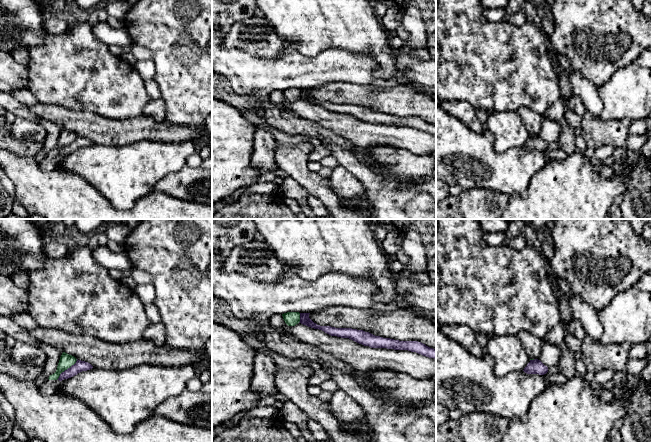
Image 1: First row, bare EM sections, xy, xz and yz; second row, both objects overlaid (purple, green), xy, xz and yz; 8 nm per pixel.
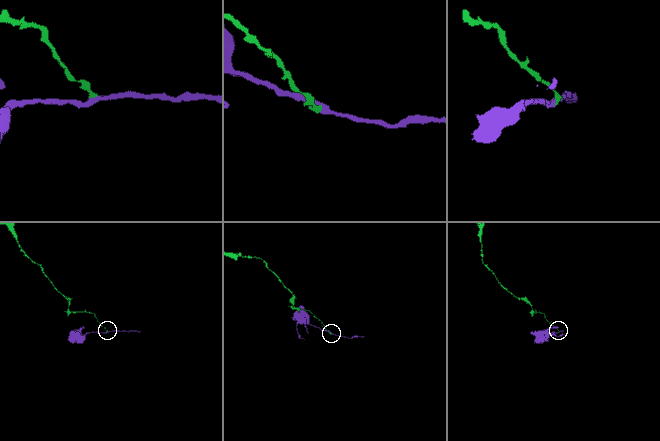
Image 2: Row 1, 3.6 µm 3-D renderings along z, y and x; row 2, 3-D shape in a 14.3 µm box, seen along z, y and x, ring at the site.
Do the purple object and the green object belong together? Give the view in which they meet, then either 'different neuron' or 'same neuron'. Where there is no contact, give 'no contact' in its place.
contact in xy; different neuron

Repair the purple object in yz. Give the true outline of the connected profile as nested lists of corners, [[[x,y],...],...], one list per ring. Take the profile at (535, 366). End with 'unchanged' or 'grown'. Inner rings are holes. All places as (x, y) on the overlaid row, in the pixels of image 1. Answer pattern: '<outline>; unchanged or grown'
[[[534,359],[530,360],[523,371],[527,374],[544,375],[548,372],[548,367],[545,366],[540,360]]]; unchanged

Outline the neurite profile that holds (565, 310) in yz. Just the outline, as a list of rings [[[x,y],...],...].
[[[562,298],[559,299],[559,310],[561,314],[561,323],[569,324],[572,319],[571,308],[569,306],[569,303],[564,301]]]

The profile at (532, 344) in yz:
[[[521,331],[516,336],[520,340],[521,345],[523,346],[529,358],[539,359],[542,350],[543,339],[525,331]]]

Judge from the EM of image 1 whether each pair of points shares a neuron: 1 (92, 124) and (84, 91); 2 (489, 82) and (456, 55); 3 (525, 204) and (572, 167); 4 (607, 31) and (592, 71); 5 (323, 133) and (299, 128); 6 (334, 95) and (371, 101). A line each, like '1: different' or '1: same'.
1: different
2: same
3: same
4: same
5: same
6: same

